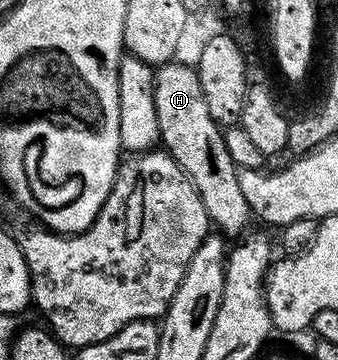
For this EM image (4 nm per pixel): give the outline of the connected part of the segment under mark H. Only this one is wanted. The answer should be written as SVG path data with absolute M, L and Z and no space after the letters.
M170 62L160 65L153 77L153 97L155 98L155 114L159 114L160 143L164 151L169 153L175 162L187 174L187 178L195 186L199 198L209 215L209 223L222 237L240 237L250 227L251 213L247 206L247 198L243 198L243 186L239 186L237 163L227 154L227 142L222 125L211 118L211 110L207 110L207 102L203 98L203 86L199 86L196 67Z

